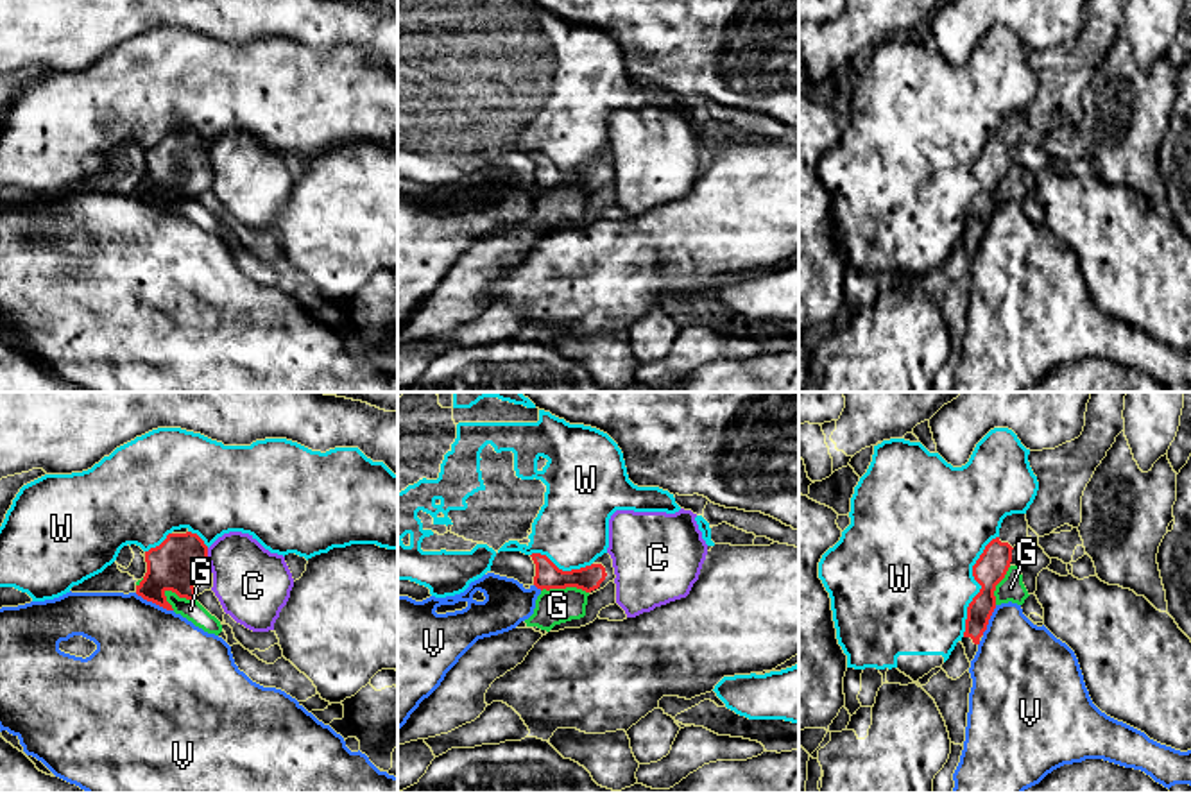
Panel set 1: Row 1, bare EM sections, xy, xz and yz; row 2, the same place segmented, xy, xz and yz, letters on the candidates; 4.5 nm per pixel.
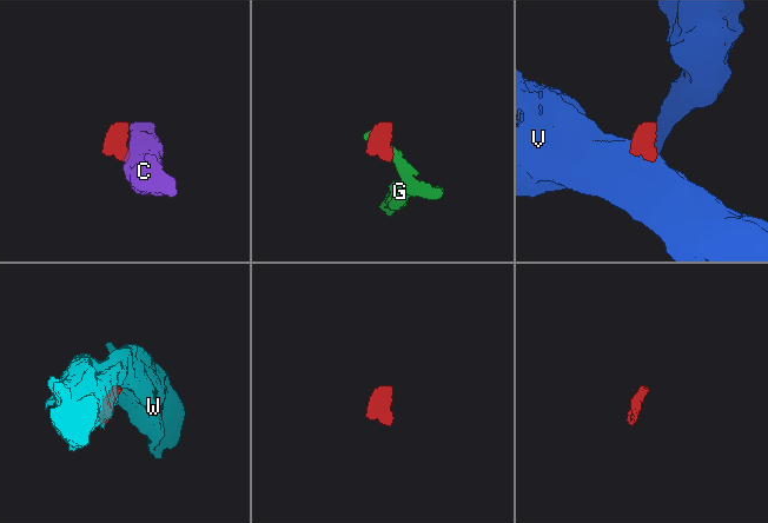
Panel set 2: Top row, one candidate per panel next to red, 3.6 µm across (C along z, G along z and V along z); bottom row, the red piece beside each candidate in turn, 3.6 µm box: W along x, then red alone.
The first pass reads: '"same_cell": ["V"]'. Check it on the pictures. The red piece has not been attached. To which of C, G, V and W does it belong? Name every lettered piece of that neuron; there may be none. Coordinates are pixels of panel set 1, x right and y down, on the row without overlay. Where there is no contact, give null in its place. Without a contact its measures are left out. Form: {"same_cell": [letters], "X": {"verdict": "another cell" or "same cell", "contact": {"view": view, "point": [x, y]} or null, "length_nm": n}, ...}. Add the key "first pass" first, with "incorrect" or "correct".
{"first pass": "incorrect", "same_cell": [], "C": {"verdict": "another cell", "contact": {"view": "xy", "point": [206, 154]}, "length_nm": 70}, "G": {"verdict": "another cell", "contact": {"view": "xy", "point": [179, 196]}, "length_nm": 150}, "V": {"verdict": "another cell", "contact": {"view": "xy", "point": [154, 201]}, "length_nm": 190}, "W": {"verdict": "another cell", "contact": {"view": "yz", "point": [980, 183]}, "length_nm": 480}}

